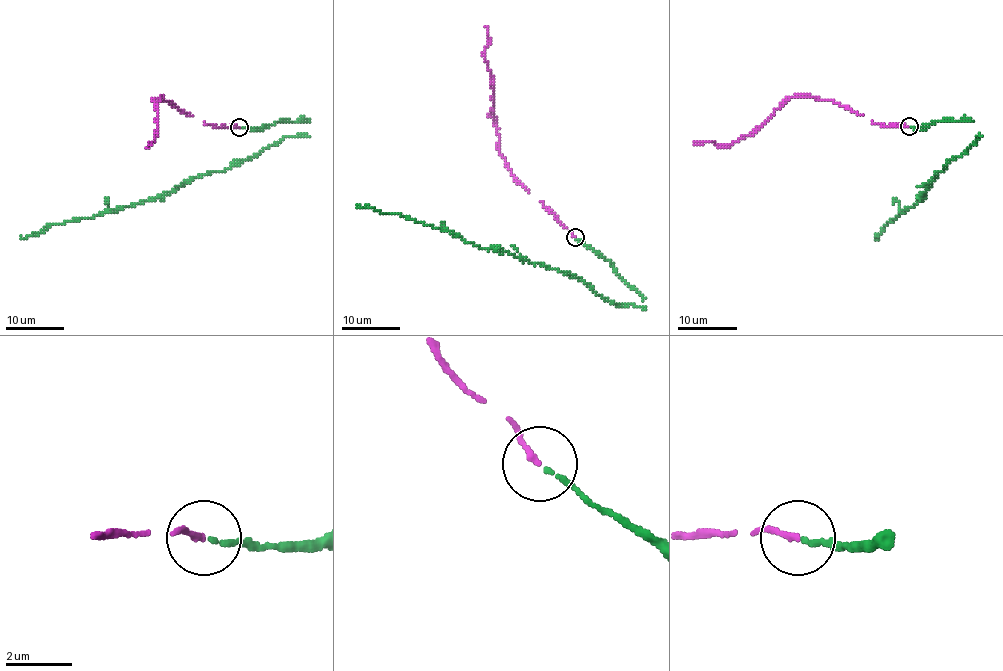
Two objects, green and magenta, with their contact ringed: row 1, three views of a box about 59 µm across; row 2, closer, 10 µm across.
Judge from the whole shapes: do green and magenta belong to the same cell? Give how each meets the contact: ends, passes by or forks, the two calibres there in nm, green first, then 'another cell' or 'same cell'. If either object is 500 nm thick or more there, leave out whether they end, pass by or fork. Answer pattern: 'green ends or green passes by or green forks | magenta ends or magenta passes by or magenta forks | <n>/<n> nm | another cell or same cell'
green ends | magenta ends | 130/170 nm | same cell

